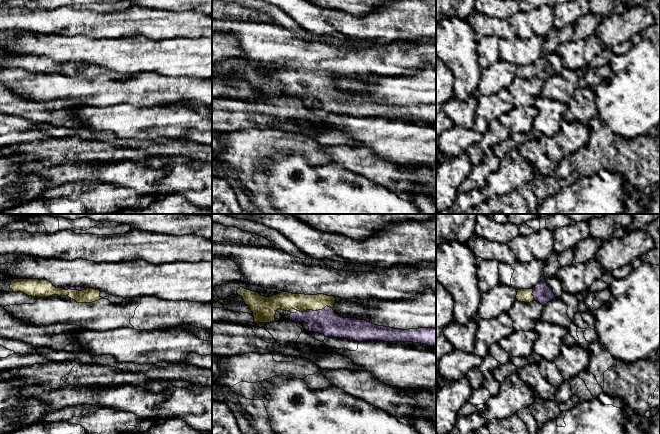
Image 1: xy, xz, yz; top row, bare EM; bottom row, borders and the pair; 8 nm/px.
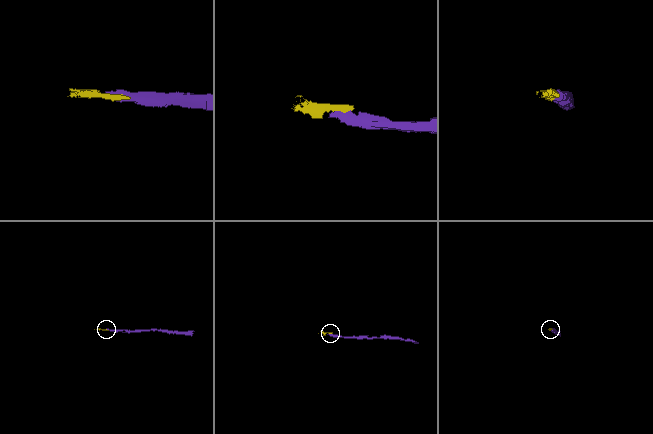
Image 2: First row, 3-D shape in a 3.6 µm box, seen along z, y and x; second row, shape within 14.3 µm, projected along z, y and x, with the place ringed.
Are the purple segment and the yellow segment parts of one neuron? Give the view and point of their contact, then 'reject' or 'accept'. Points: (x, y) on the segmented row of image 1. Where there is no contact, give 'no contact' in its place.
xz (314, 311) | accept

